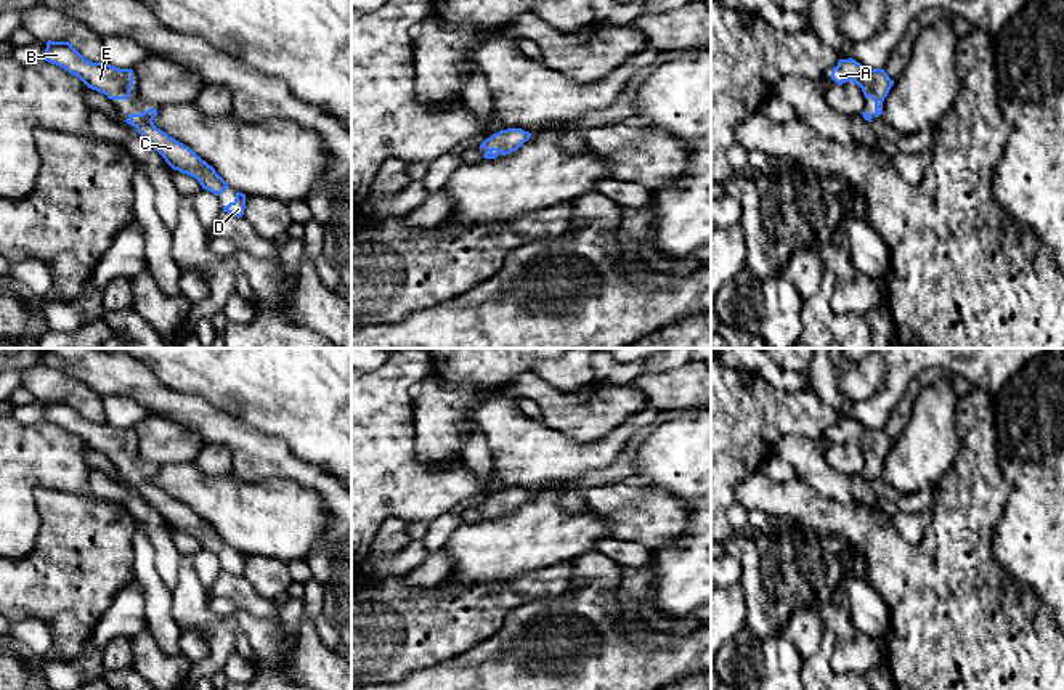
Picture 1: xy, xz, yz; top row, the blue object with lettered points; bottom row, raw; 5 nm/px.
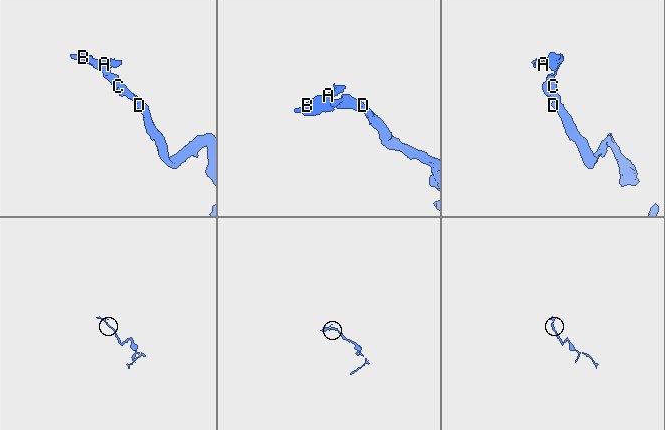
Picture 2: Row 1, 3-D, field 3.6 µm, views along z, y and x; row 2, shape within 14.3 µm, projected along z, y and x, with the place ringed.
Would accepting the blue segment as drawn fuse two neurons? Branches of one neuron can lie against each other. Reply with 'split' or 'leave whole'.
leave whole

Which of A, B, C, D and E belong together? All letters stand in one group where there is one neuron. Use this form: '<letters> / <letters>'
A B C D E

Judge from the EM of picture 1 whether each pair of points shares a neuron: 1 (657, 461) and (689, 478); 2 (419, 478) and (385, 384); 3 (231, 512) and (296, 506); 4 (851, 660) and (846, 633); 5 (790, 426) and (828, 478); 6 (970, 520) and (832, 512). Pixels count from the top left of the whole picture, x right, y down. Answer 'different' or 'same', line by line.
1: same
2: same
3: same
4: same
5: different
6: same

